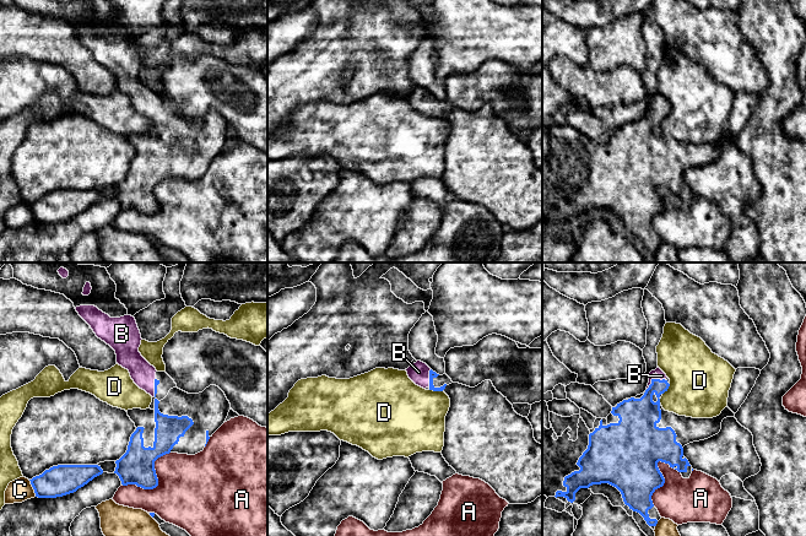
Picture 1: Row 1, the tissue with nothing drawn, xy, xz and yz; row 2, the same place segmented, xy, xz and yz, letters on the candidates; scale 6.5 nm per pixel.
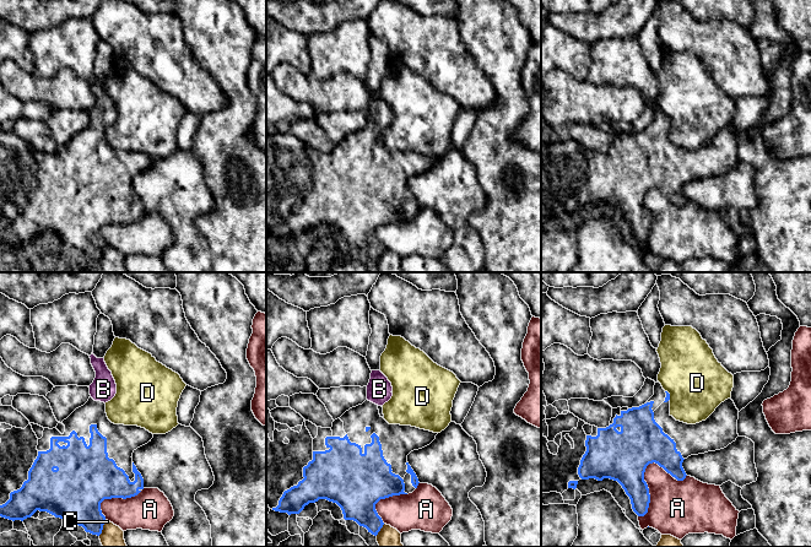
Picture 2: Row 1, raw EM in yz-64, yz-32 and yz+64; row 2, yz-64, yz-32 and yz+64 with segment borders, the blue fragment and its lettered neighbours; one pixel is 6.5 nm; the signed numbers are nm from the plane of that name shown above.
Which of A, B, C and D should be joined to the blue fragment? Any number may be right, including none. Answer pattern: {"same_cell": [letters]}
{"same_cell": ["B"]}

